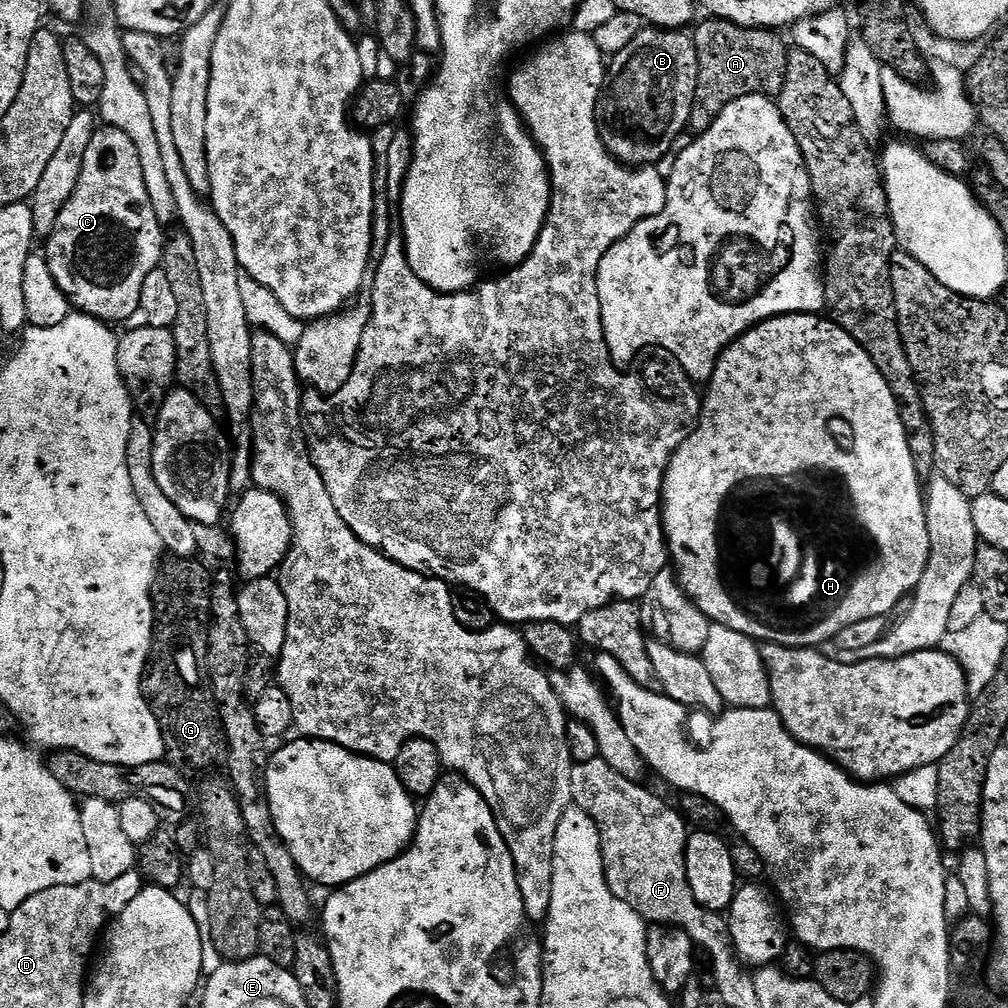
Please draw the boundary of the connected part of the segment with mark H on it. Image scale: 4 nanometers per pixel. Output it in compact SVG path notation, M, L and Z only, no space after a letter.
M793 312L790 316L773 316L770 320L763 320L760 324L755 324L749 328L743 336L739 336L733 344L728 345L720 353L720 361L716 363L716 369L712 379L707 381L708 396L703 397L698 423L685 435L684 441L676 447L672 454L672 461L668 463L668 469L664 471L664 490L662 493L662 519L664 521L664 539L668 545L668 554L671 563L674 565L676 577L680 579L680 585L684 592L692 599L694 606L706 614L706 618L713 624L721 624L730 630L738 630L738 634L746 634L751 640L761 643L780 644L790 648L810 648L813 646L824 646L827 642L835 641L839 632L846 630L846 626L854 626L854 622L862 622L862 618L887 617L888 612L892 612L900 604L900 599L915 592L922 574L926 570L926 562L930 558L930 534L926 526L926 503L925 493L922 491L922 481L915 472L914 458L911 457L910 443L907 441L906 430L902 426L900 411L896 405L894 394L890 386L886 386L886 378L874 366L870 354L846 334L831 319L820 314L805 314Z

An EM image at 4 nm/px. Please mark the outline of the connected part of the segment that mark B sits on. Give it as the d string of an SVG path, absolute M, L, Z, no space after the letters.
M646 26L616 56L611 57L606 68L604 87L596 103L596 125L600 127L602 142L609 152L621 162L632 166L656 166L672 148L672 143L688 128L690 106L698 78L696 43L684 30Z

